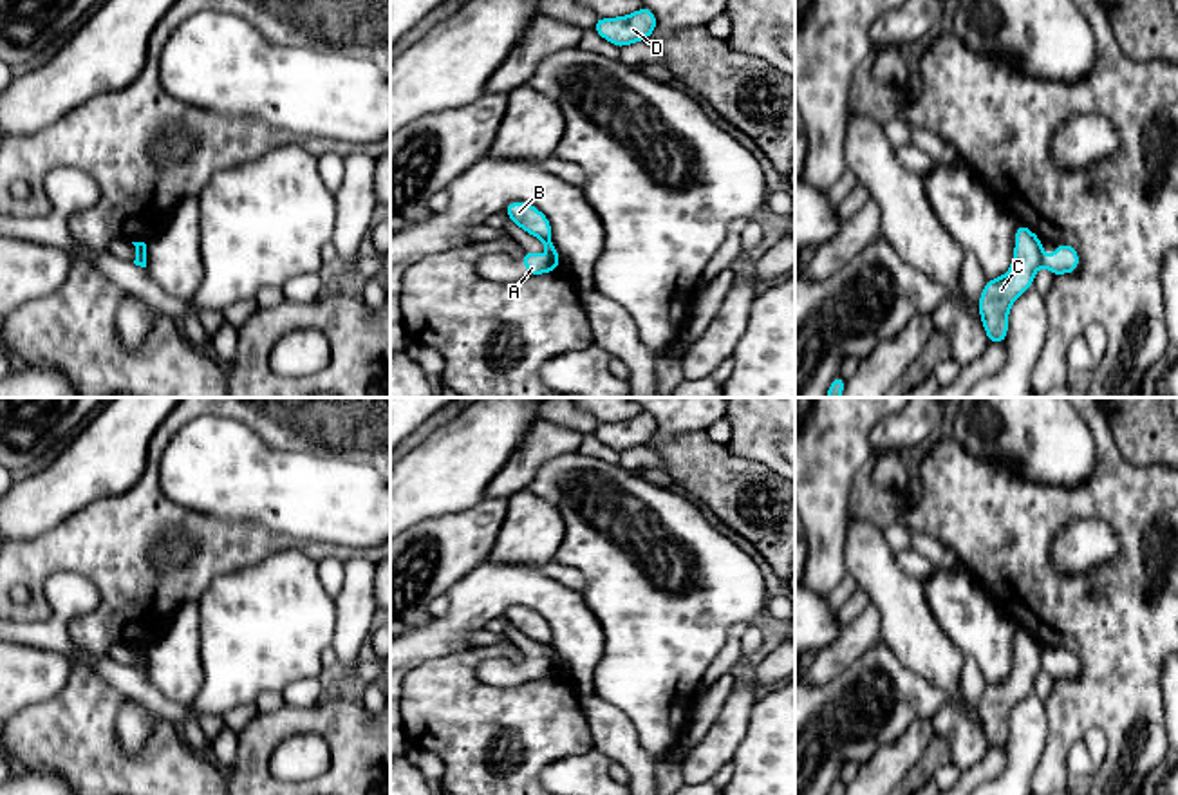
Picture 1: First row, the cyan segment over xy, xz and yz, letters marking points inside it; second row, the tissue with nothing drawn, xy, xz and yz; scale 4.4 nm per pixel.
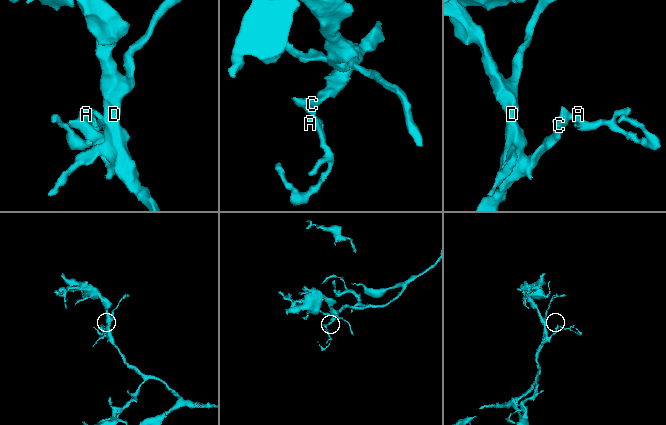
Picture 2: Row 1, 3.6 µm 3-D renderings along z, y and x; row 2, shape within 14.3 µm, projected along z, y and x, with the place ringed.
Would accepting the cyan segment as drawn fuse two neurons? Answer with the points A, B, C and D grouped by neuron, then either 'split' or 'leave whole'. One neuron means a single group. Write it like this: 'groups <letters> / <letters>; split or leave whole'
groups A / B C D; split

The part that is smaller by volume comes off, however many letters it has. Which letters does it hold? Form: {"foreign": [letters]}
{"foreign": ["A"]}

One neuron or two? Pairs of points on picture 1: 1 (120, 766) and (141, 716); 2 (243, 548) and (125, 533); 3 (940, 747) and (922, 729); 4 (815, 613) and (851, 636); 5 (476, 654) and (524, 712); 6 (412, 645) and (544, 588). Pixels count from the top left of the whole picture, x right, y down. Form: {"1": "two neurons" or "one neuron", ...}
{"1": "two neurons", "2": "one neuron", "3": "two neurons", "4": "two neurons", "5": "one neuron", "6": "one neuron"}

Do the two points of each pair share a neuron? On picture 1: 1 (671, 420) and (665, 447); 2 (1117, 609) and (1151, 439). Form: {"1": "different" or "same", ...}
{"1": "different", "2": "different"}

